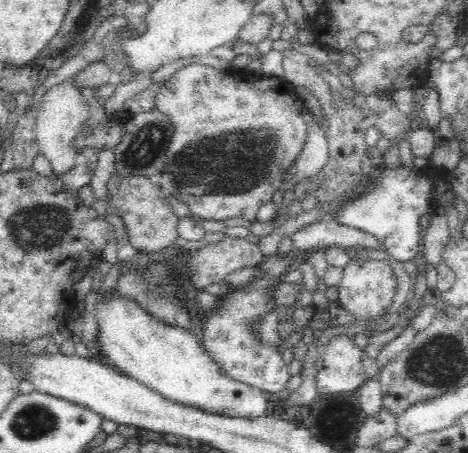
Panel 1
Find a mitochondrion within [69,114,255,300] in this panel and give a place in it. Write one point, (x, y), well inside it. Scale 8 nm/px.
(148, 142)

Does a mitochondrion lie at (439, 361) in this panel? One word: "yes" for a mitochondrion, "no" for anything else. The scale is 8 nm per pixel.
yes

